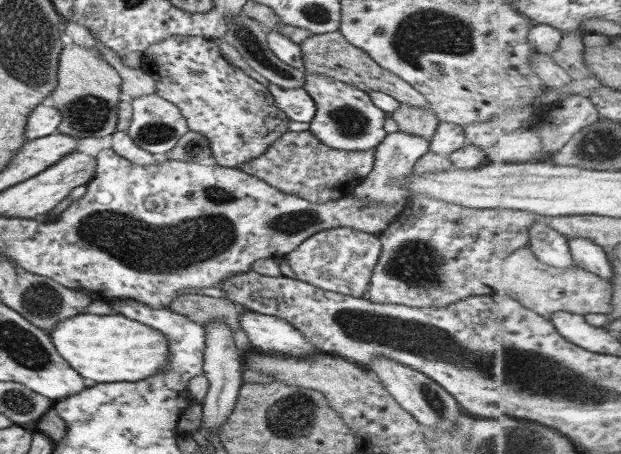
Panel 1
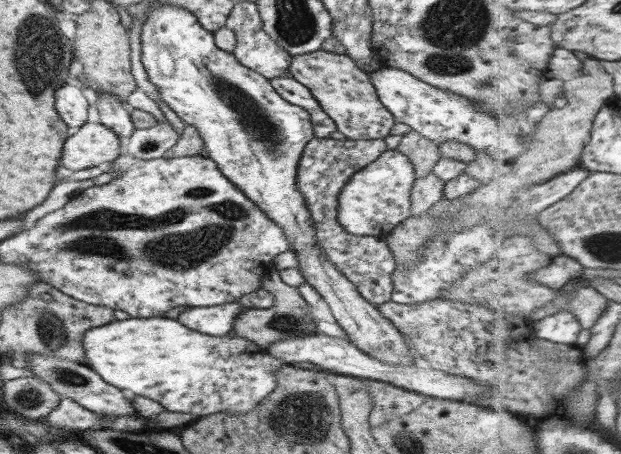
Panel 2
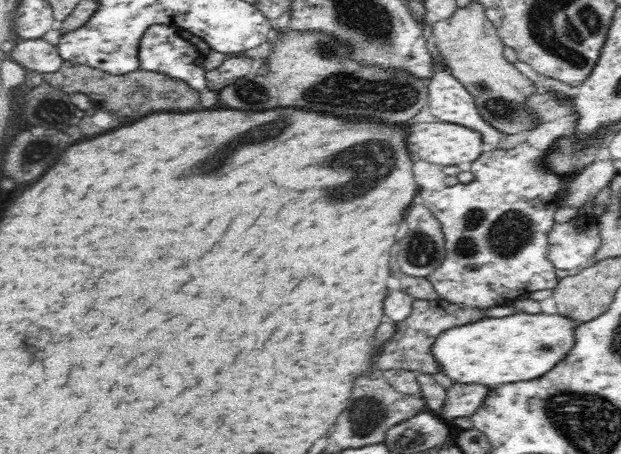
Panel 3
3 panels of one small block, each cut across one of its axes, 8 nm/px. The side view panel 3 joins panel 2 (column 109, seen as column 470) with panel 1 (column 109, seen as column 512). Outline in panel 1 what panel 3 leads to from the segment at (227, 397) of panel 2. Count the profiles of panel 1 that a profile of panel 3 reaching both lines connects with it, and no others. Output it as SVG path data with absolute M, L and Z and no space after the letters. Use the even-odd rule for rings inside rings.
M77 314L60 321L49 333L58 354L87 382L138 382L166 364L168 341L151 326L118 315Z

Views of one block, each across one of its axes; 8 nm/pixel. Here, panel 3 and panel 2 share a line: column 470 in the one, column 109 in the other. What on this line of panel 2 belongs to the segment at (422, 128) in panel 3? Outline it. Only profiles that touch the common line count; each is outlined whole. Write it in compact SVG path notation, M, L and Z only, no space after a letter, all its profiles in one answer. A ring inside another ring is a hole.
M86 123L70 135L70 138L64 142L59 166L69 168L73 171L81 171L102 164L102 162L113 162L120 154L120 137L114 131L108 129L102 124Z

